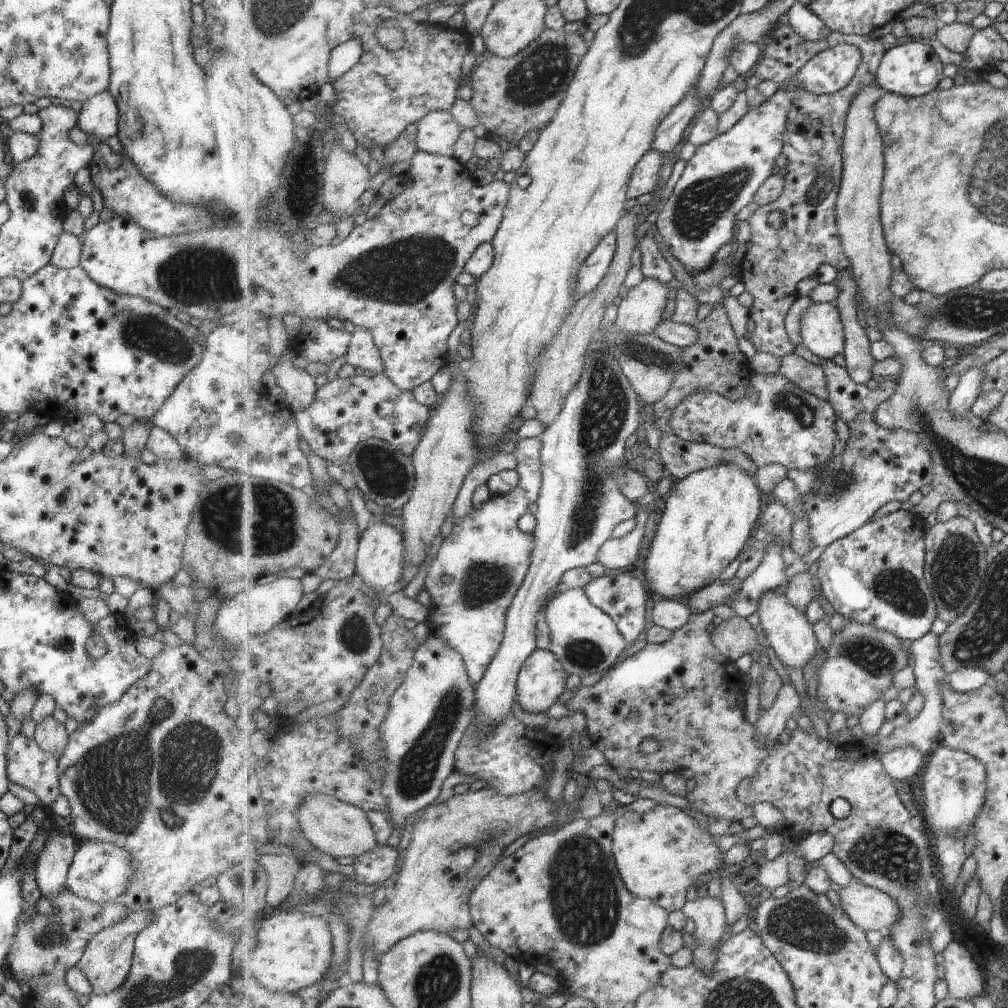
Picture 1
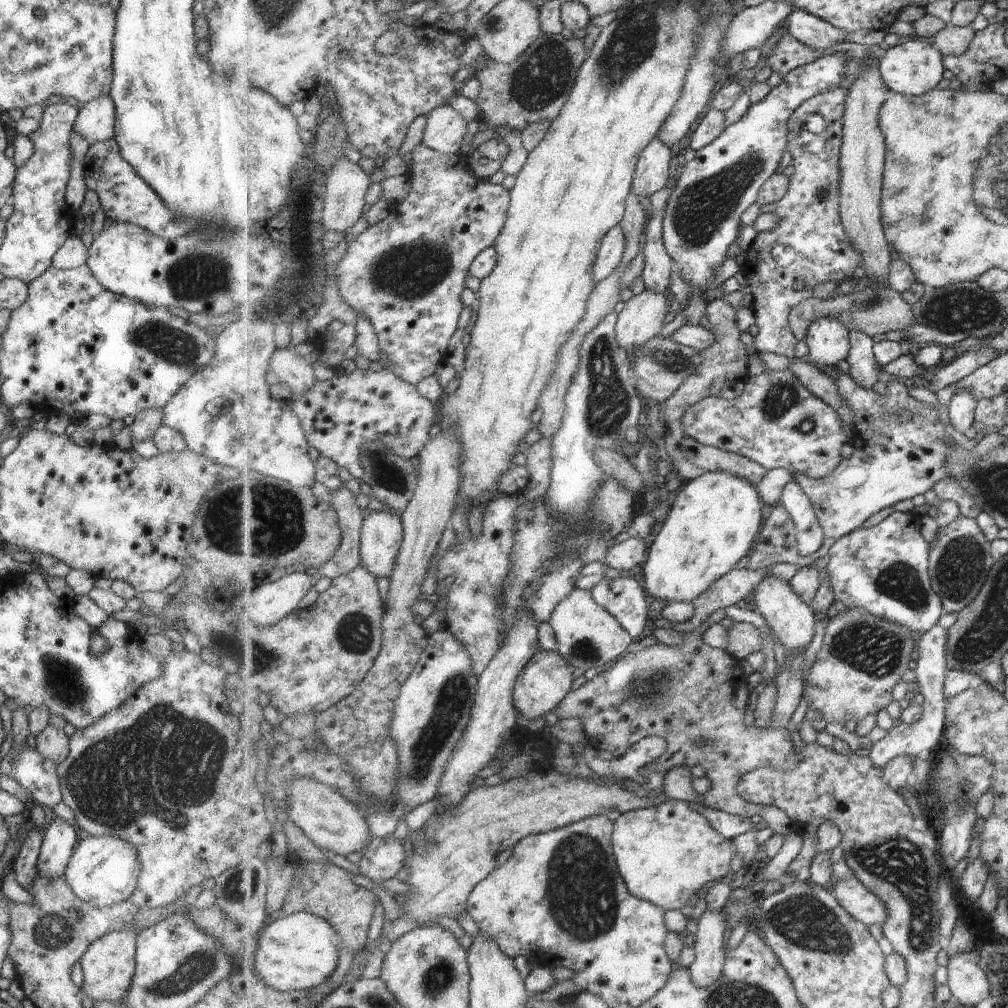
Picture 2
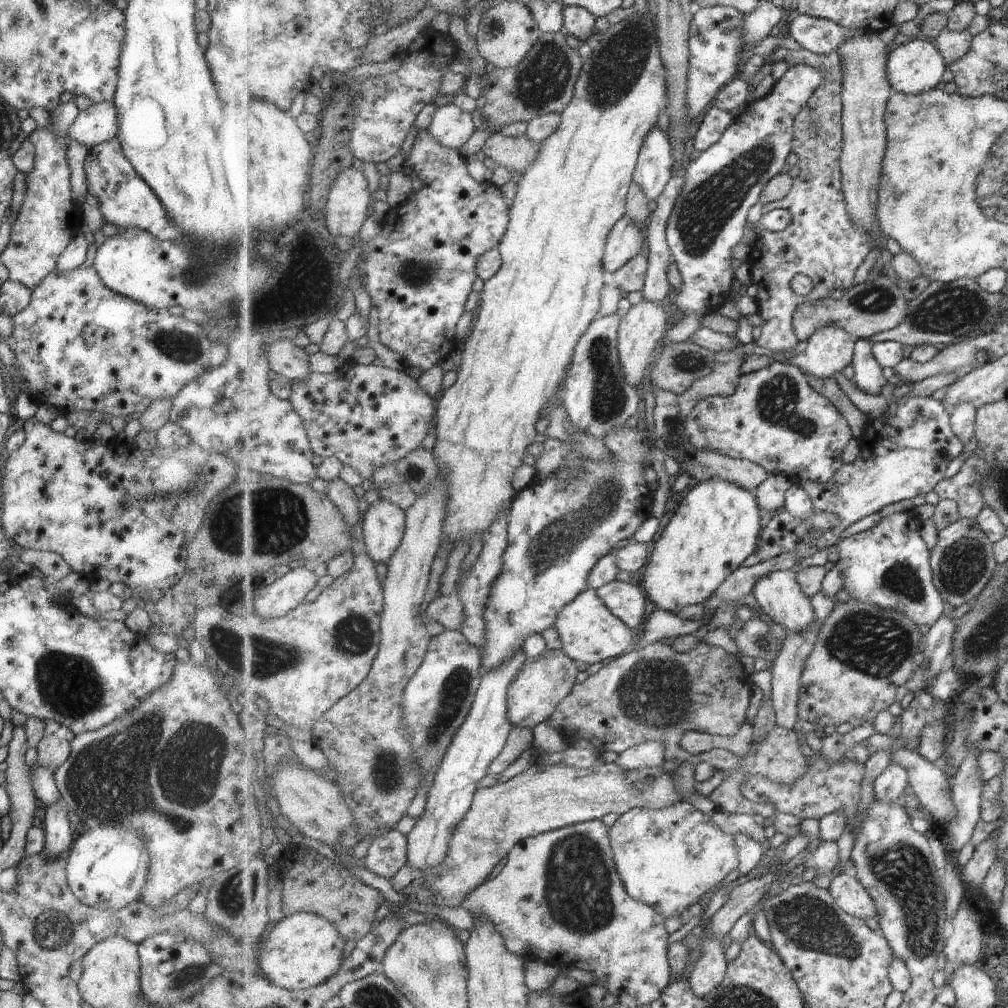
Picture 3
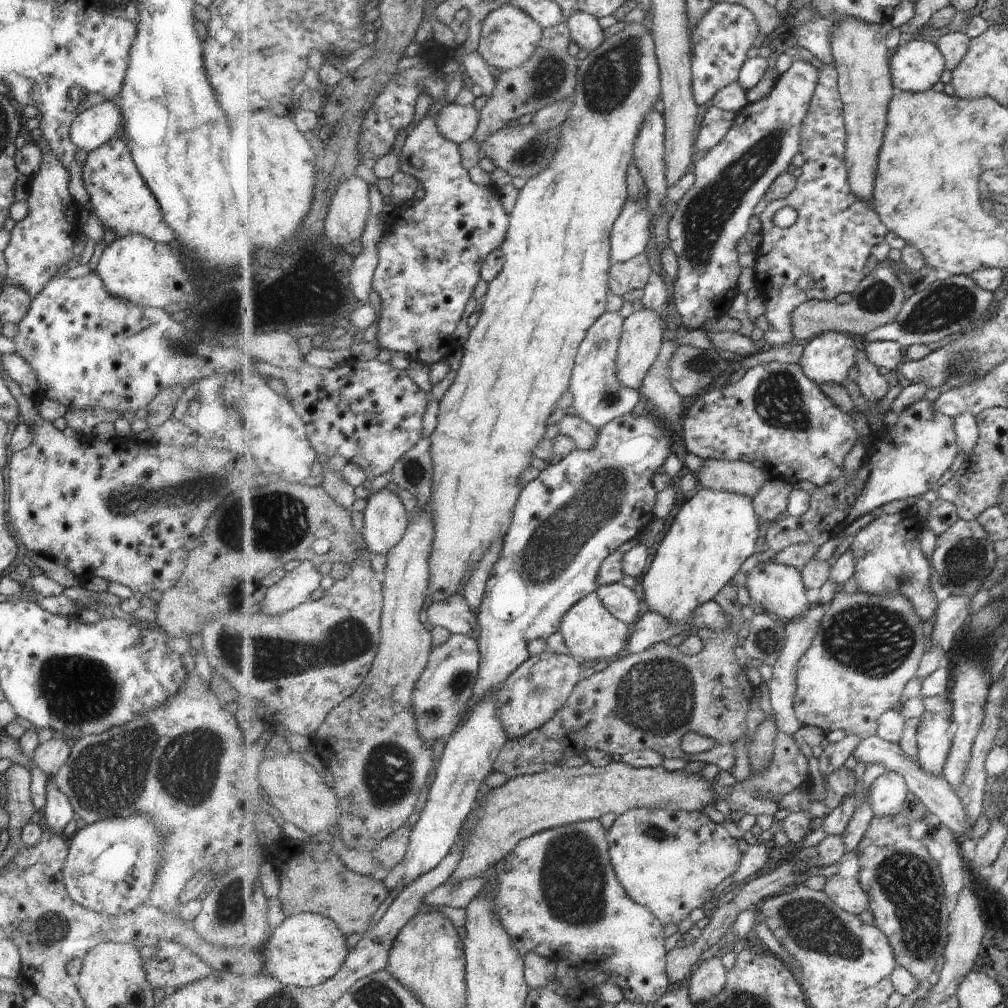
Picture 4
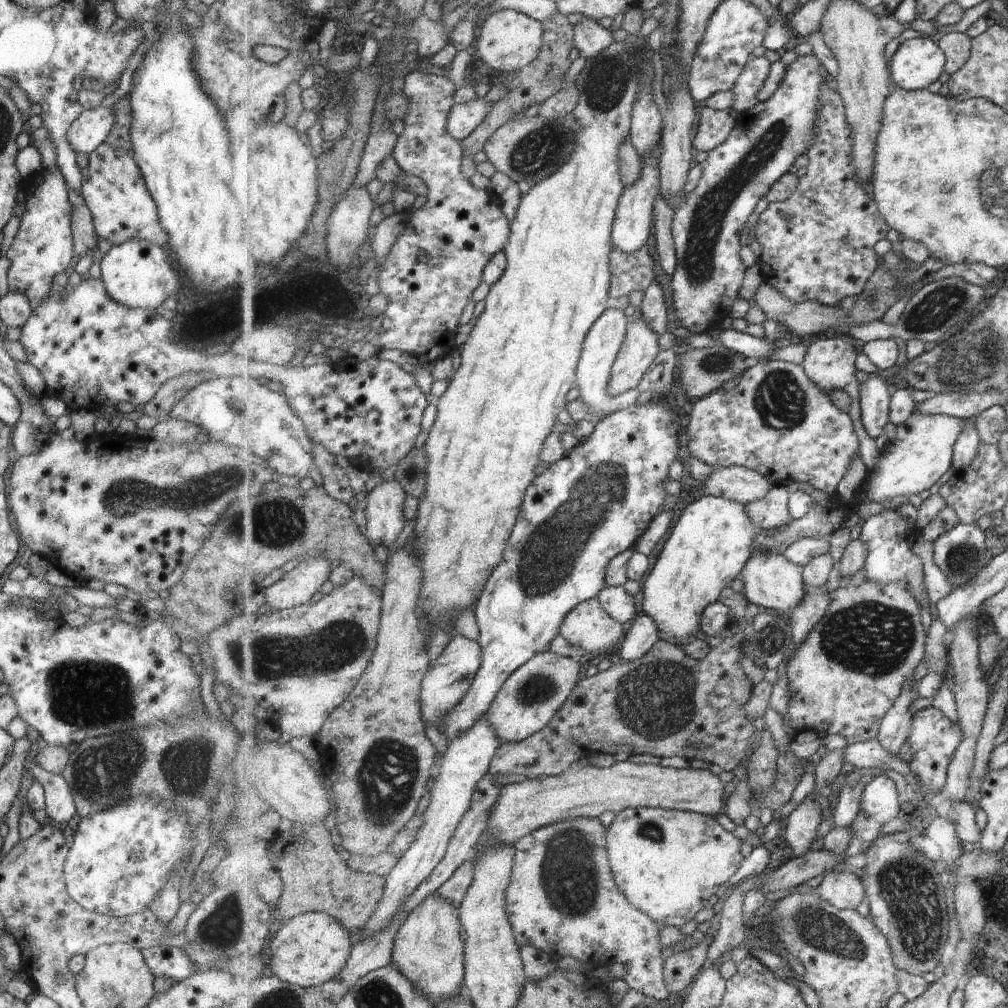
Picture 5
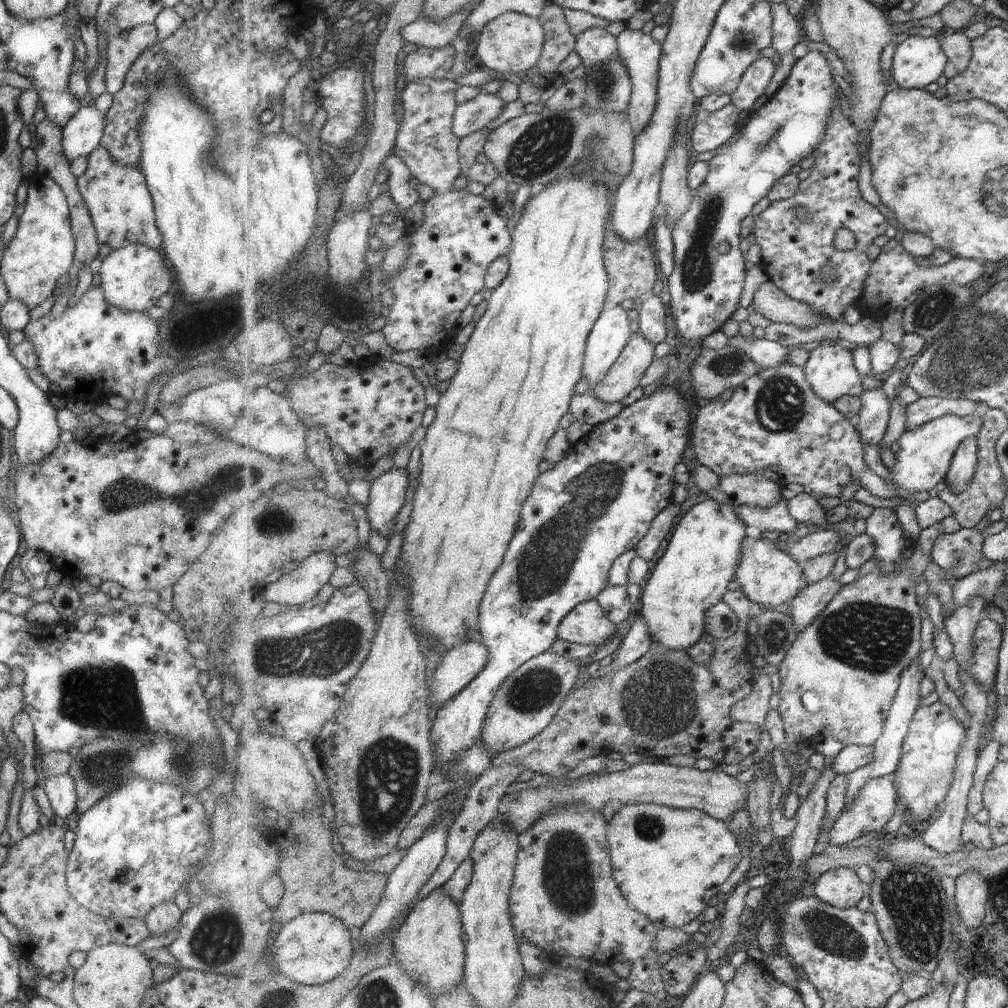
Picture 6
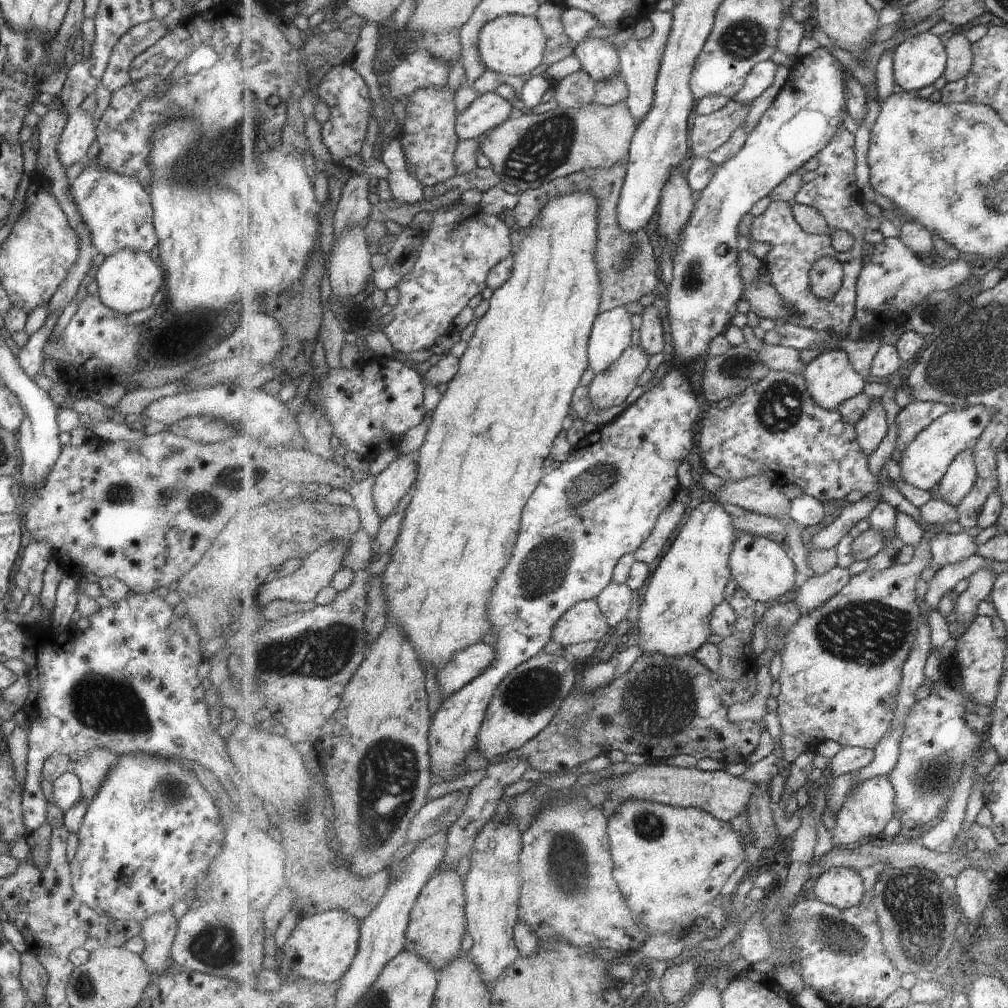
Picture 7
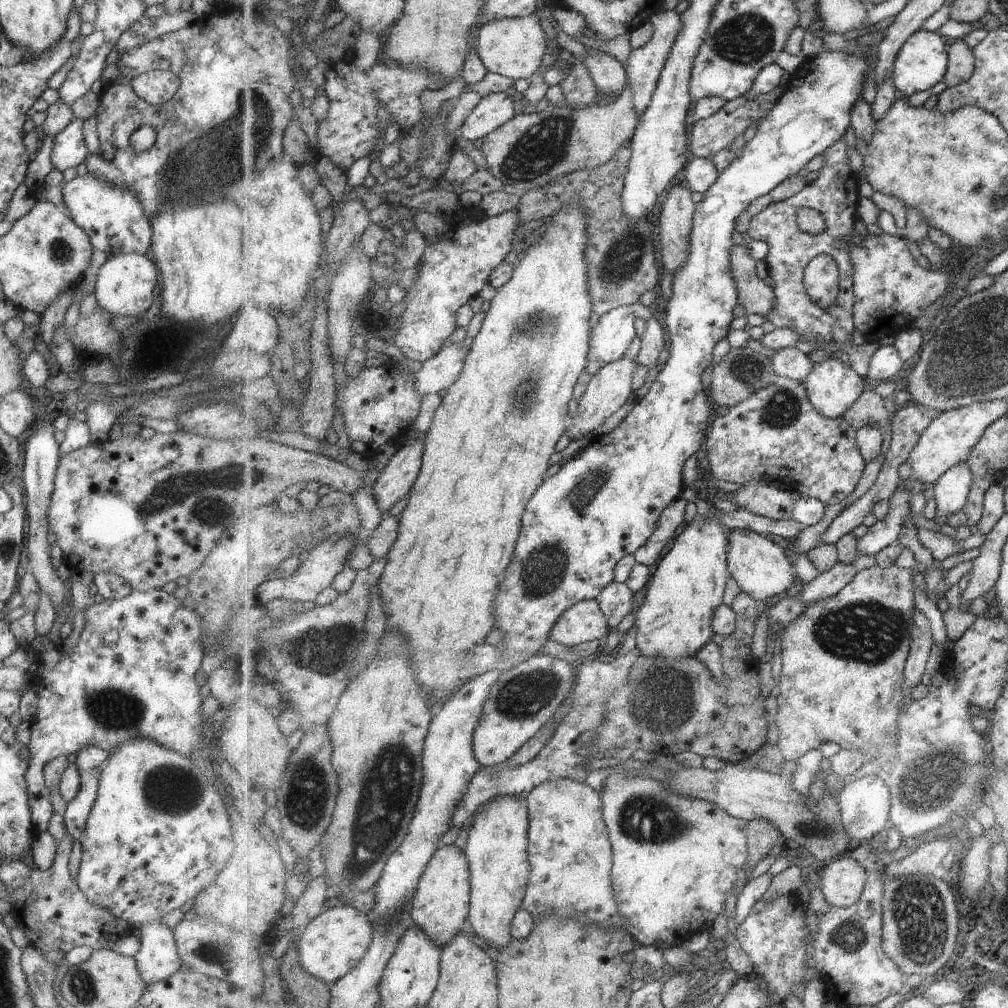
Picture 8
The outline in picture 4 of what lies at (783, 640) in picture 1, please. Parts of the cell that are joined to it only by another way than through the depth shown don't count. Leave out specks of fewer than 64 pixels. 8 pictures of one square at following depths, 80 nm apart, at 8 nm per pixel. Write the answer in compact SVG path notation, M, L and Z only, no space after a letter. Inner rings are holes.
M769 560L765 563L758 563L747 574L748 594L752 604L760 610L764 610L771 616L780 618L783 622L789 622L793 619L800 619L809 608L813 606L807 598L807 590L804 585L802 571L798 568L790 567L781 563L774 563Z

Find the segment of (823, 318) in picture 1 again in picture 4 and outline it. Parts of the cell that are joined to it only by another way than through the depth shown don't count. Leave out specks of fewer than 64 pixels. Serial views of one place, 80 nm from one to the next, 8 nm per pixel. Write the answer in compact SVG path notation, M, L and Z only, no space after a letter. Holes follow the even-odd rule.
M831 331L823 333L822 335L817 335L807 342L803 348L803 356L801 356L800 365L801 368L803 368L803 372L805 372L805 376L807 376L809 380L814 380L818 385L827 383L842 385L845 380L849 378L849 370L858 363L858 355L857 342L855 342L849 334Z

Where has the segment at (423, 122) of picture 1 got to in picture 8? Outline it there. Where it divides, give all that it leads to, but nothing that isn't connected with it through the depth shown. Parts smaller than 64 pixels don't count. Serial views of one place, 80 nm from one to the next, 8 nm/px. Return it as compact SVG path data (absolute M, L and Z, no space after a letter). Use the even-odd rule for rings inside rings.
M489 93L482 97L477 108L465 120L461 127L461 136L465 139L482 140L493 131L507 124L513 117L513 101L507 93Z

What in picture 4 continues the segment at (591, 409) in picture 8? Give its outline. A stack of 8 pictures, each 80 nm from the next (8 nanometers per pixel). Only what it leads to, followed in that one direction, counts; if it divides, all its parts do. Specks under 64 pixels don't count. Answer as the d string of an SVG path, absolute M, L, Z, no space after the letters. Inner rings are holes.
M645 308L633 312L625 319L617 361L617 376L621 384L627 388L639 390L643 378L647 376L647 372L652 370L651 366L657 362L664 343L663 319L657 311Z

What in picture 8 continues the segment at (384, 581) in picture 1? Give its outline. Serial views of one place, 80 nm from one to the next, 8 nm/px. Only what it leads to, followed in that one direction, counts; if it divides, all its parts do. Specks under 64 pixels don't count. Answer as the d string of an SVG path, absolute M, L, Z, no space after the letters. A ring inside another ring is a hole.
M409 439L381 471L372 486L378 508L385 515L401 498L406 498L417 482L424 459L424 440Z

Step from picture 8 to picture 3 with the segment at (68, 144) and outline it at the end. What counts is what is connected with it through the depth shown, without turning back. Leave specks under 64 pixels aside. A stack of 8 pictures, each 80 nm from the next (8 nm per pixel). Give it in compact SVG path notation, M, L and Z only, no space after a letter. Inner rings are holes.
M112 101L94 102L80 110L66 130L68 140L91 148L111 140L118 131L117 111Z

